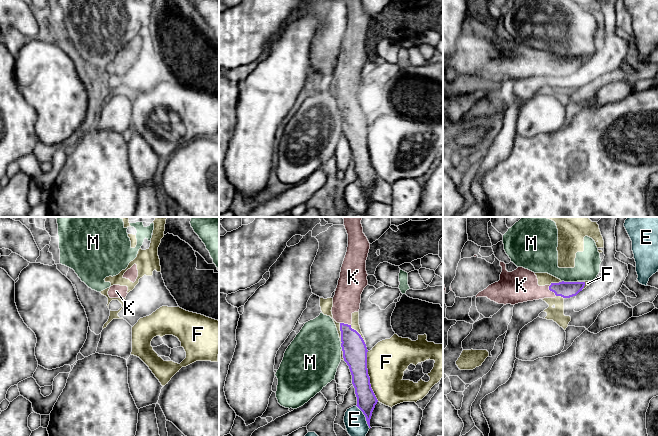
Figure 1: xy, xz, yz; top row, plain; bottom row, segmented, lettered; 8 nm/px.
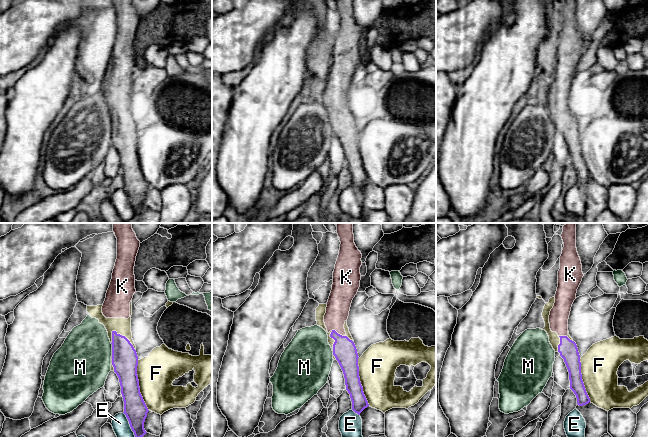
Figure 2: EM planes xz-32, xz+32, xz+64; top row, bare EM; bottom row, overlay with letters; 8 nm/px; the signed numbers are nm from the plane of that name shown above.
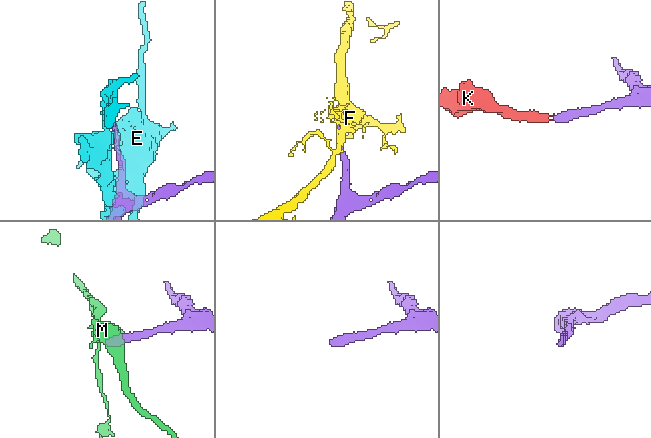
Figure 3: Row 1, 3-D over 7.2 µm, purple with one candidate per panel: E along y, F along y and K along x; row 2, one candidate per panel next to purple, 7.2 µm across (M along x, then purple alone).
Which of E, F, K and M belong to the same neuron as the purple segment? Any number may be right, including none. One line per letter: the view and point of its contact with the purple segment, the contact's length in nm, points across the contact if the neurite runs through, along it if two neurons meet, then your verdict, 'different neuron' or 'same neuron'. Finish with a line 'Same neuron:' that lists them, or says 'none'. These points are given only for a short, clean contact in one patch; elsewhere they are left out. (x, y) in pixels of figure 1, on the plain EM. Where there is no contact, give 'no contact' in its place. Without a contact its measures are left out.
E: xz (365, 192) | 220 nm | different neuron
F: xz (368, 152) | 420 nm | different neuron
K: yz (551, 66) | 110 nm | across yz (564, 65), (551, 66), (528, 66), (521, 61) | same neuron
M: yz (569, 58) | 120 nm | different neuron
Same neuron: K

